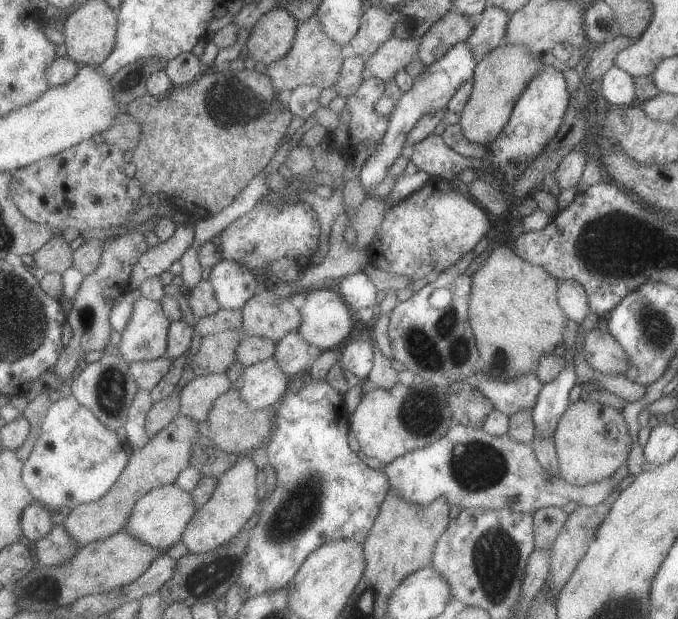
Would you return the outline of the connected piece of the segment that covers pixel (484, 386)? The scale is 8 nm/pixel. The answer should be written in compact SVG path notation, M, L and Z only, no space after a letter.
M478 369L478 390L492 400L495 408L511 417L520 410L533 410L543 382L535 375L498 380Z

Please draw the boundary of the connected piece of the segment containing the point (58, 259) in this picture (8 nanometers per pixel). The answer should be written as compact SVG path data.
M67 234L52 238L43 249L34 255L36 266L45 268L50 273L63 273L74 267L75 252Z

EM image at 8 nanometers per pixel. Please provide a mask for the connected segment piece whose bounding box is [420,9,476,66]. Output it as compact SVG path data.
M450 10L420 42L420 58L428 66L440 62L452 46L468 40L475 24L476 19L464 16L458 10Z

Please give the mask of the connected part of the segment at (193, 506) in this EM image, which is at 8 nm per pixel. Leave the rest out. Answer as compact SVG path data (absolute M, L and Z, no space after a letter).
M178 484L166 485L156 488L146 494L144 498L140 498L134 514L128 520L128 532L132 532L138 540L154 546L154 548L162 548L169 550L171 547L179 545L184 540L187 533L187 527L191 525L192 520L198 514L198 504L194 500L194 492L184 490Z

